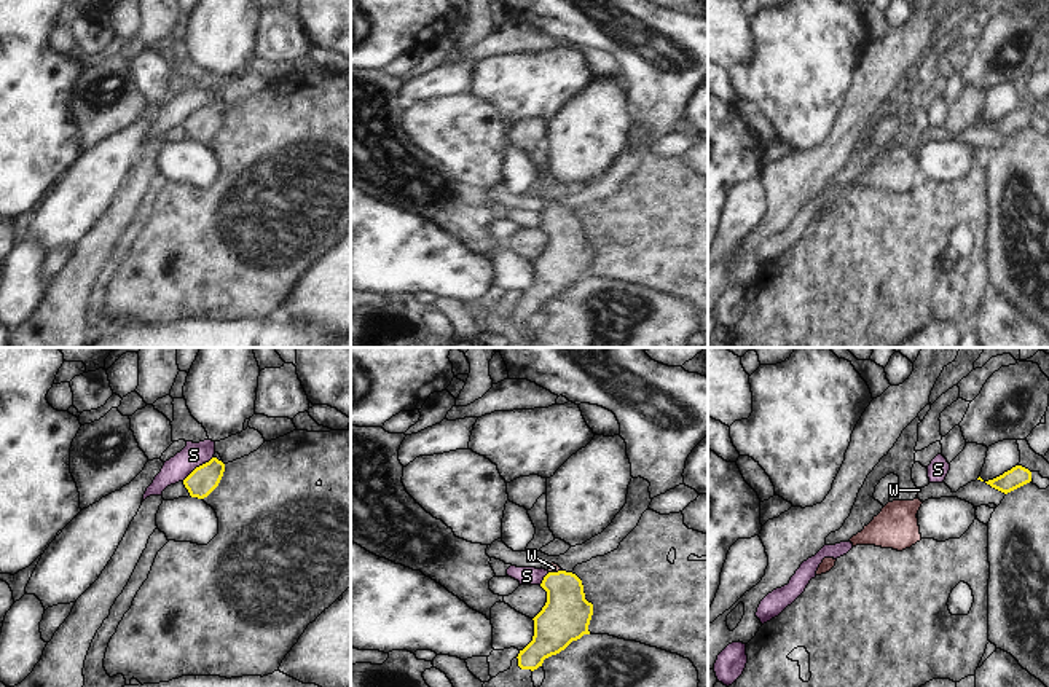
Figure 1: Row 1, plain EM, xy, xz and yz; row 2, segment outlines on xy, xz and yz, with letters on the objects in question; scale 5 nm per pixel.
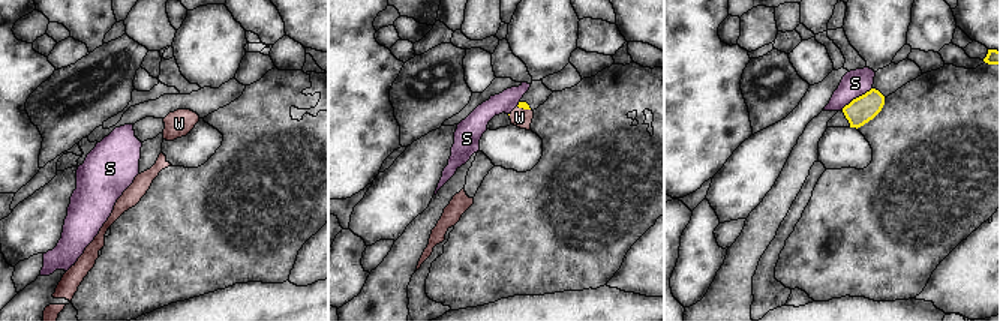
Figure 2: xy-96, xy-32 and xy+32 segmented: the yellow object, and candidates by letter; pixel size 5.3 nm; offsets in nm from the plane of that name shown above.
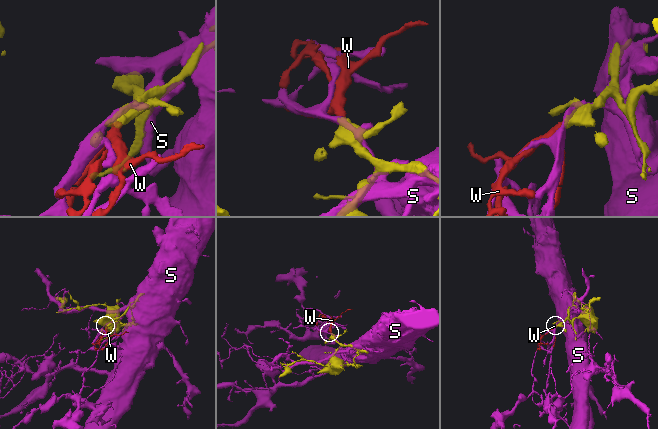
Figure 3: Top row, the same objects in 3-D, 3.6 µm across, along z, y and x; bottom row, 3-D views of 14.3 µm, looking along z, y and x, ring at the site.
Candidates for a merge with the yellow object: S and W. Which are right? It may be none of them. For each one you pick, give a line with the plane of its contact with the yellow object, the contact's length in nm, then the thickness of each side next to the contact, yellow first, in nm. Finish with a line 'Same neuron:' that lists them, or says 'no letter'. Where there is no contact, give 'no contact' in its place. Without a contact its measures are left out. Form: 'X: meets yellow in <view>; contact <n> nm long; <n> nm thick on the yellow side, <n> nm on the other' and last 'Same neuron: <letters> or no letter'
W: meets yellow in xz; contact 70 nm long; 240 nm thick on the yellow side, 50 nm on the other
Same neuron: W

